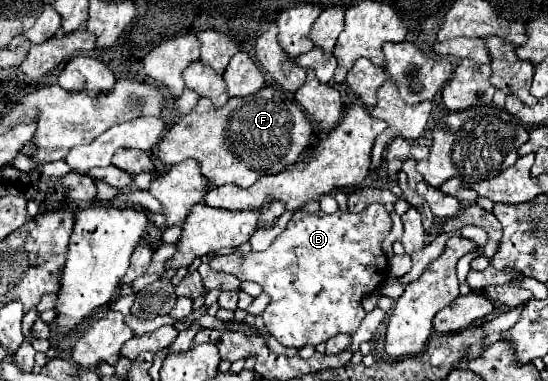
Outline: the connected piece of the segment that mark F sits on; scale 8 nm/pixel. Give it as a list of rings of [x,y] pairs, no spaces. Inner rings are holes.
[[[265,86],[253,96],[229,98],[223,108],[215,108],[209,98],[199,104],[163,136],[159,158],[165,164],[179,164],[187,158],[201,162],[205,176],[213,186],[237,184],[249,188],[263,174],[277,174],[295,164],[299,154],[309,146],[313,124],[307,114],[285,96],[279,86]]]

